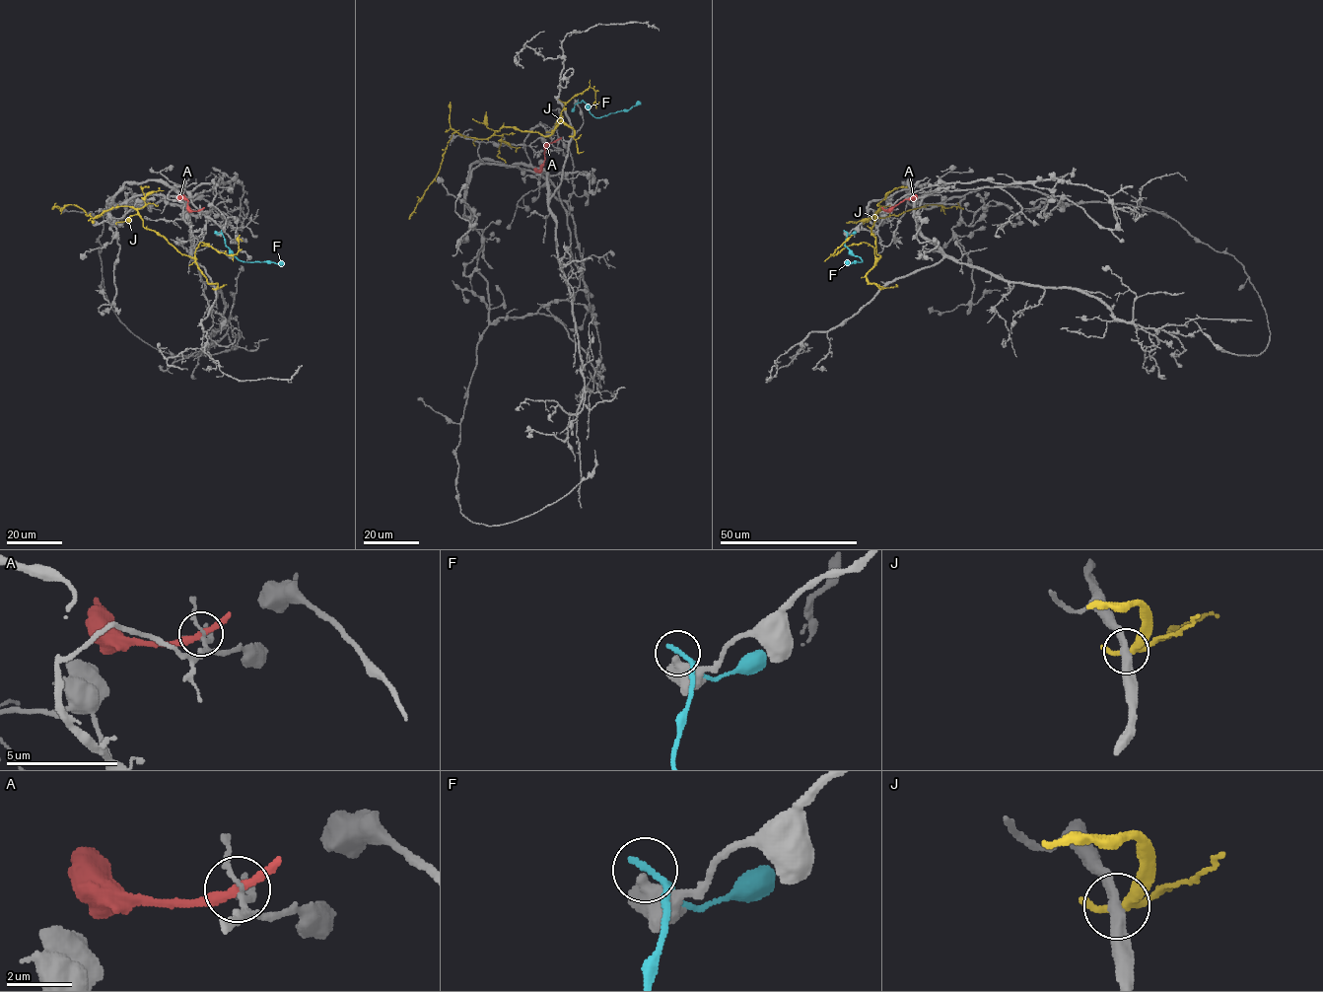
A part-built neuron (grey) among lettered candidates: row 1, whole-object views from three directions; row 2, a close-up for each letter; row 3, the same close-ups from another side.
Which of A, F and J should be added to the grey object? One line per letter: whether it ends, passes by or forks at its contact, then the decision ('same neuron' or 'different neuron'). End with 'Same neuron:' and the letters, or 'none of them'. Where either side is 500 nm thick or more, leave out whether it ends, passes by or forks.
A: it passes by; different neuron
F: it passes by; different neuron
J: it passes by; different neuron
Same neuron: none of them

